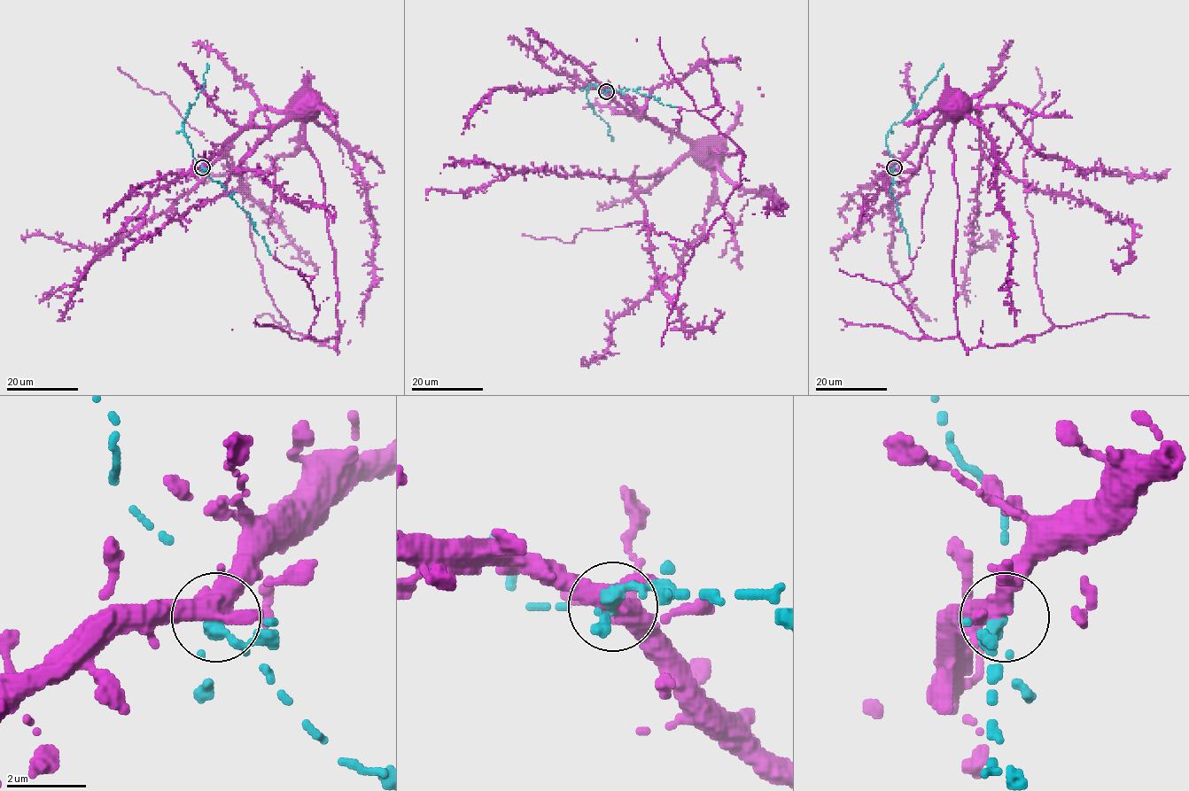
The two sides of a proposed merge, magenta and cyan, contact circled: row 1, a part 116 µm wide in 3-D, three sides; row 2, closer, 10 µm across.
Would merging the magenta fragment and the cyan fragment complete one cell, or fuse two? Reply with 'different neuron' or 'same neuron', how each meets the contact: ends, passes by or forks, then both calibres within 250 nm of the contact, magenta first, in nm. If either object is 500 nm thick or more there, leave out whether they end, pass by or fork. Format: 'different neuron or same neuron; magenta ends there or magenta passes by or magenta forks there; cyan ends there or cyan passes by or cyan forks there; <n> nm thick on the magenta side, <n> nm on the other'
same neuron; magenta forks there; cyan ends there; 400 nm thick on the magenta side, 360 nm on the other

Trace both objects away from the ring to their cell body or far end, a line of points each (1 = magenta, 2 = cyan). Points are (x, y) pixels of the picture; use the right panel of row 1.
1: (893, 167), (917, 143), (918, 135), (923, 128), (936, 127), (947, 116), (947, 104), (953, 98)
2: (893, 167), (885, 136), (893, 124), (900, 123), (919, 104), (944, 63)

